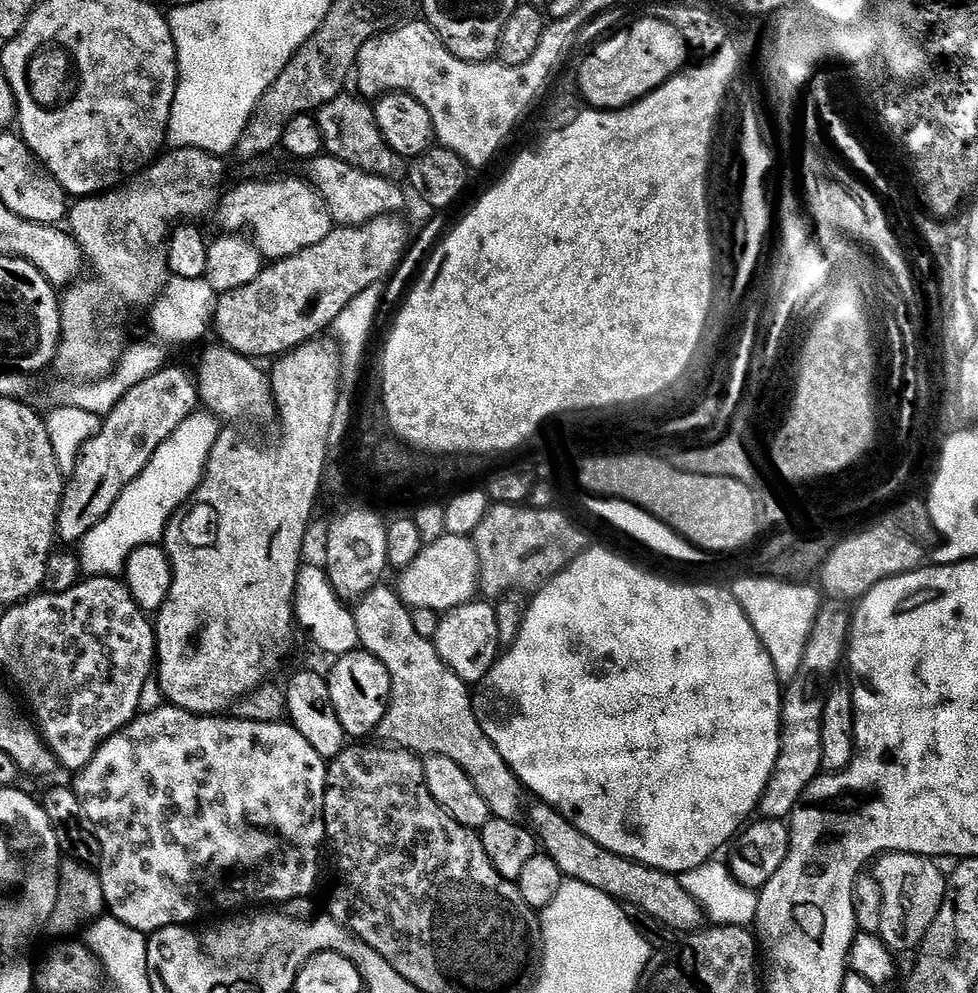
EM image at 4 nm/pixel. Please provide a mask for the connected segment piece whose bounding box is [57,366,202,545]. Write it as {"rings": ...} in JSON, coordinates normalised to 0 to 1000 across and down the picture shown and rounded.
{"rings":[[[176,369],[150,378],[135,390],[115,416],[107,420],[101,438],[87,445],[84,451],[83,476],[75,478],[76,485],[69,488],[61,508],[58,543],[63,548],[77,549],[106,524],[117,506],[151,468],[158,453],[201,414],[206,403],[207,395],[201,384],[197,380],[195,383],[186,372]]]}

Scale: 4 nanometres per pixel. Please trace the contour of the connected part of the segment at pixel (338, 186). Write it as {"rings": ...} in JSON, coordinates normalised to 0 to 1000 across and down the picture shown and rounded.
{"rings":[[[331,155],[323,158],[314,162],[311,169],[313,169],[311,175],[314,182],[328,194],[337,207],[340,223],[349,229],[372,228],[385,220],[408,215],[415,205],[408,184],[390,177],[378,176],[340,157]]]}

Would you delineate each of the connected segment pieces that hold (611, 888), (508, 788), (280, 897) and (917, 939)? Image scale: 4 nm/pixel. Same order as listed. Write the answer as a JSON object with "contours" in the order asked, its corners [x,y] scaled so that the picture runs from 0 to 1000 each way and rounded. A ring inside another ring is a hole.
{"contours":[[[[548,808],[545,811],[545,814],[544,811],[542,814],[545,830],[543,833],[555,857],[562,864],[566,864],[566,868],[571,868],[571,876],[578,884],[599,888],[599,892],[607,892],[607,896],[616,896],[616,900],[627,902],[635,911],[652,912],[652,916],[665,920],[665,924],[673,924],[673,928],[677,928],[692,941],[712,941],[721,934],[720,918],[714,912],[714,908],[710,908],[710,904],[701,900],[694,881],[636,864],[611,852],[611,848],[599,844],[595,836],[591,836],[574,818],[569,817],[561,810]]],[[[388,590],[367,603],[362,617],[368,644],[367,652],[382,663],[389,664],[398,679],[405,684],[405,713],[397,713],[401,717],[401,729],[405,729],[405,733],[401,733],[401,741],[405,741],[405,751],[412,753],[414,757],[424,757],[435,762],[458,761],[460,767],[468,767],[468,771],[472,771],[481,788],[485,788],[489,800],[493,800],[500,819],[506,825],[531,827],[532,821],[535,818],[537,821],[538,818],[538,810],[536,814],[538,798],[532,784],[524,778],[522,771],[515,766],[513,759],[509,759],[509,755],[495,738],[492,722],[489,717],[487,721],[486,715],[483,714],[483,701],[479,698],[482,697],[480,690],[469,685],[450,666],[445,648],[425,635],[421,625],[422,617],[417,609],[402,593],[400,596],[395,590]]],[[[167,711],[168,713],[160,713],[152,721],[148,719],[140,720],[139,724],[126,733],[123,737],[118,737],[110,746],[102,752],[98,757],[98,762],[91,767],[81,780],[77,782],[76,797],[78,803],[84,808],[84,816],[88,820],[88,824],[94,829],[98,835],[98,842],[102,846],[102,851],[106,859],[100,871],[100,881],[104,888],[104,900],[109,917],[117,923],[121,924],[129,933],[133,933],[137,937],[148,941],[156,939],[165,939],[167,935],[178,935],[181,933],[196,933],[208,922],[217,922],[220,918],[229,918],[225,920],[233,920],[238,916],[245,916],[249,909],[258,910],[254,912],[290,912],[296,908],[307,908],[315,902],[323,894],[323,885],[327,882],[327,853],[332,853],[333,839],[331,837],[331,797],[335,794],[335,769],[326,761],[325,756],[321,755],[321,751],[317,749],[305,737],[298,727],[287,727],[285,729],[277,729],[276,727],[254,726],[244,723],[236,723],[232,720],[200,720],[190,716],[190,714],[179,713],[177,711]]],[[[909,858],[895,867],[894,881],[902,896],[902,931],[898,940],[913,960],[936,960],[955,928],[965,906],[969,887],[956,865],[925,858]]]]}

